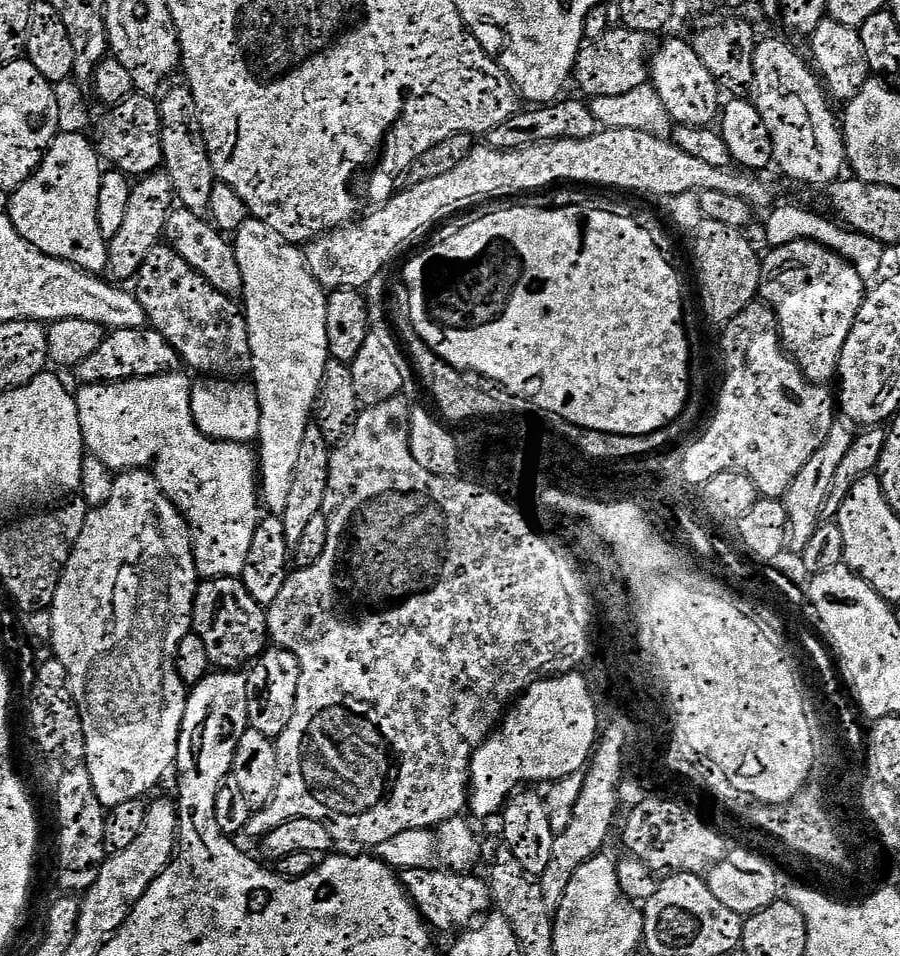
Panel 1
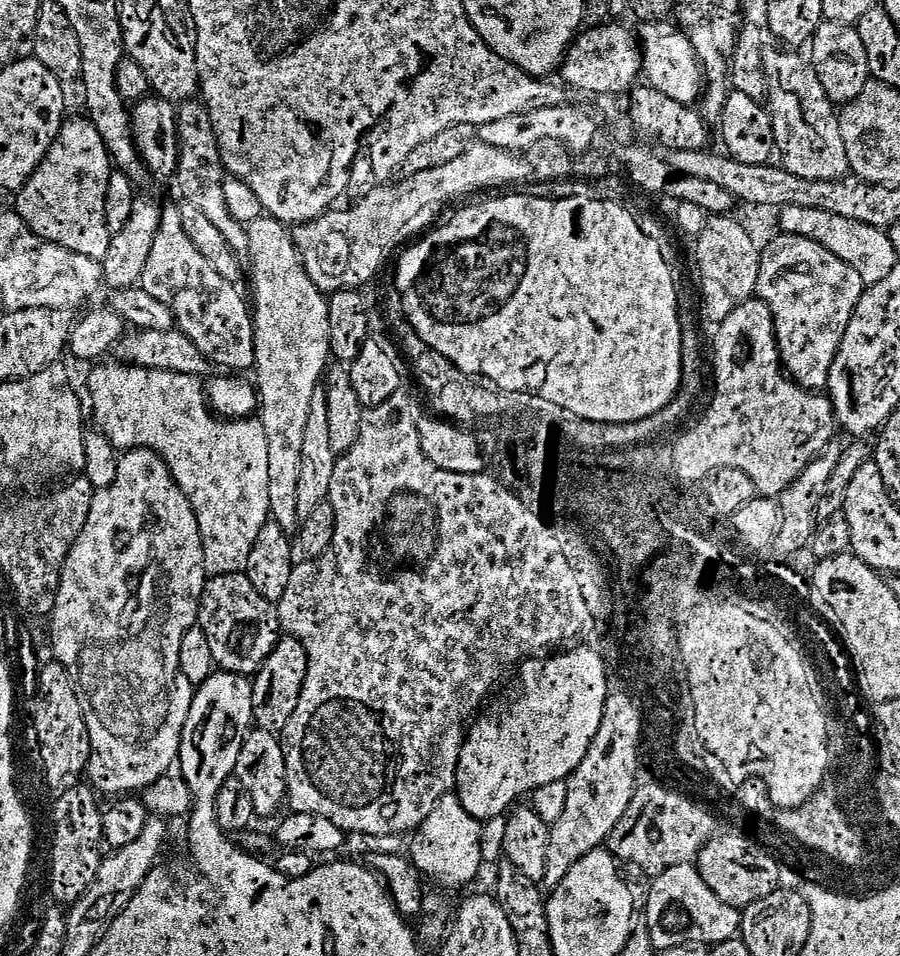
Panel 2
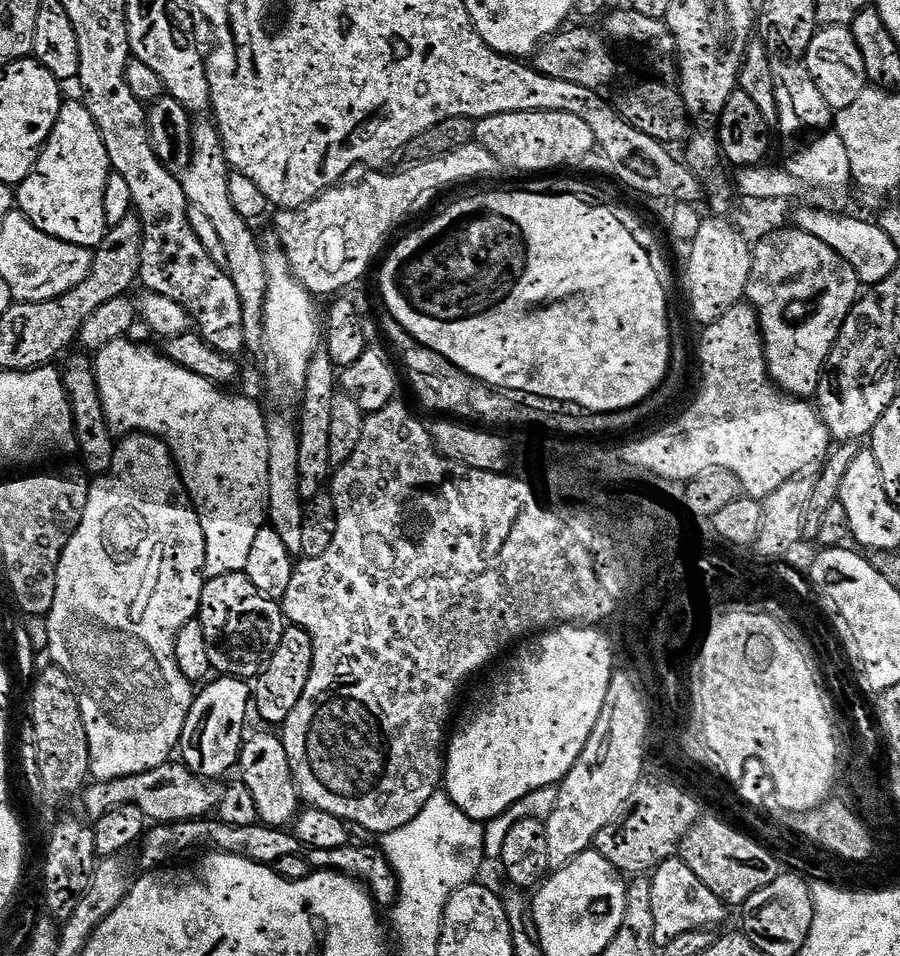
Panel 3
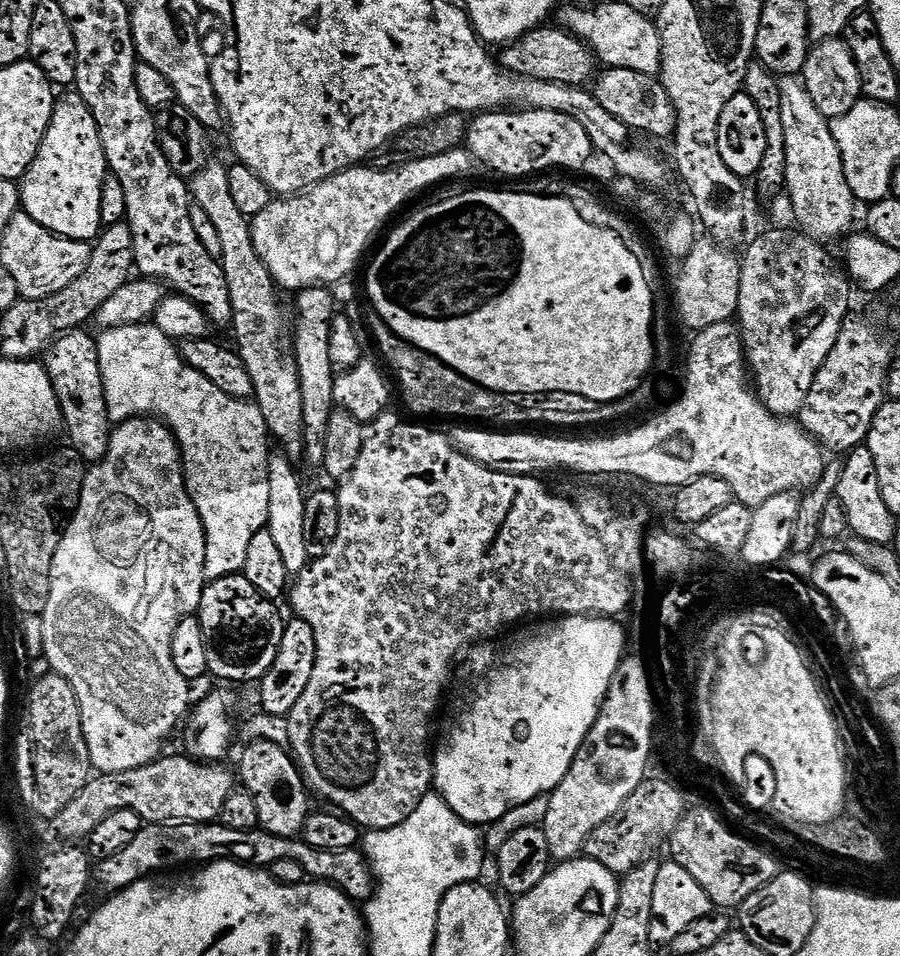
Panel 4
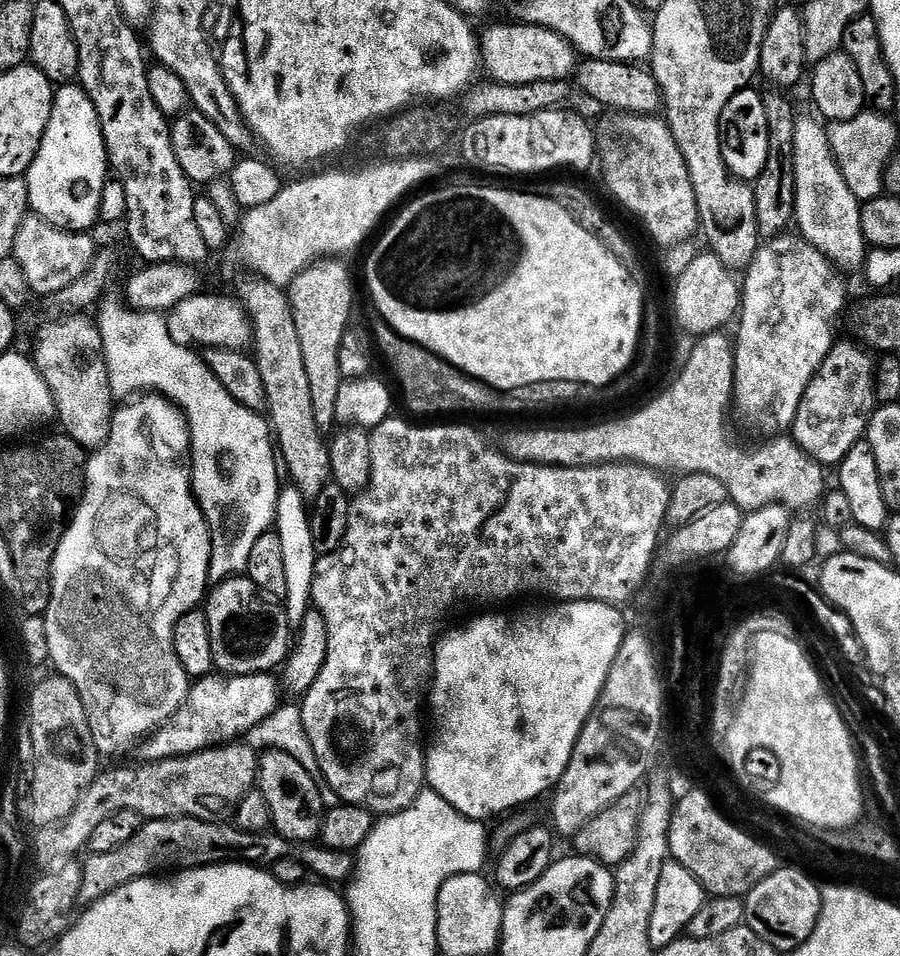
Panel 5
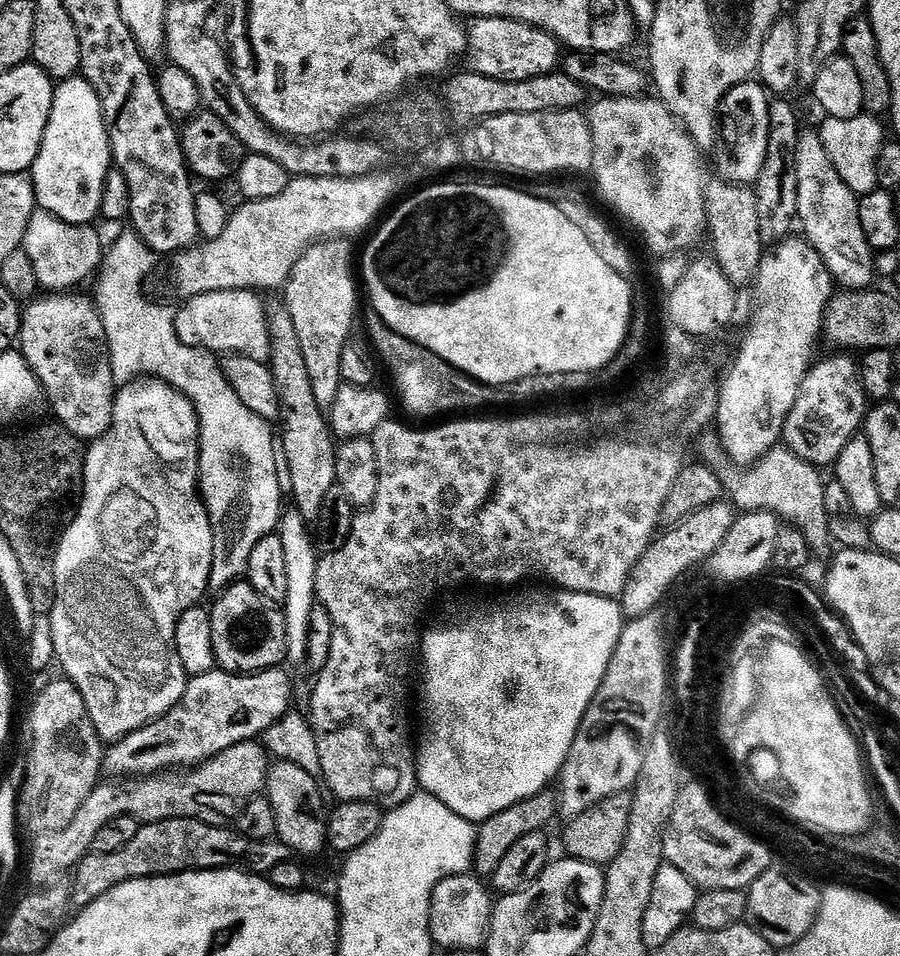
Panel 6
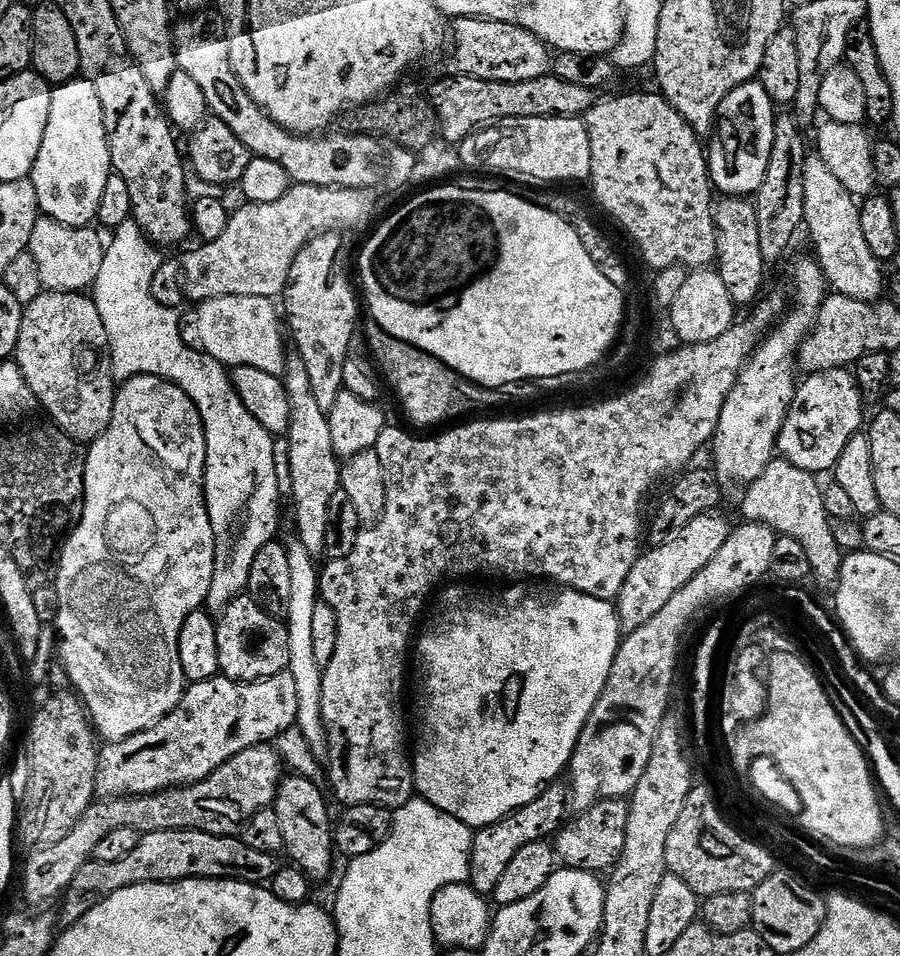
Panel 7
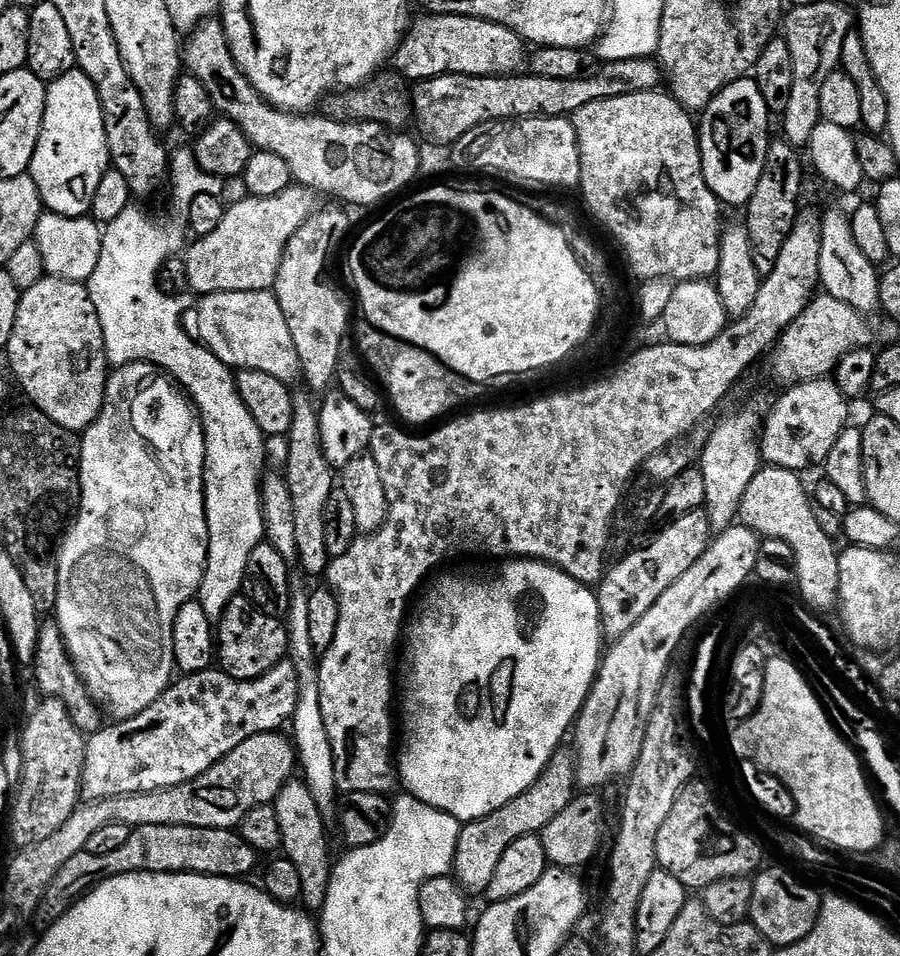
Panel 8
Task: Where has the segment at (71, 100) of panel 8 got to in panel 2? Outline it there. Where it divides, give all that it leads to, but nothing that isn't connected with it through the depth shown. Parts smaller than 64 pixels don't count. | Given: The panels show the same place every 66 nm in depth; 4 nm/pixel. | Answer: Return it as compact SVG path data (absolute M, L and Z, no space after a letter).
M65 119L46 158L15 197L14 210L34 234L66 250L74 250L85 261L103 261L112 241L106 226L106 182L114 171L102 134L91 119Z

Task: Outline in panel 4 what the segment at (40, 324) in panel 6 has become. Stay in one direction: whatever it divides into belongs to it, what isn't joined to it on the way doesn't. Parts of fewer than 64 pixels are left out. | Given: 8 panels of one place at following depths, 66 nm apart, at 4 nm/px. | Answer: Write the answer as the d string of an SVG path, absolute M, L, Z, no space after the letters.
M77 330L61 336L46 353L46 367L50 382L54 382L54 390L60 399L66 436L68 432L72 439L71 447L85 465L91 466L99 464L108 453L110 421L102 386L102 370L98 362L97 337L87 336L86 333Z

